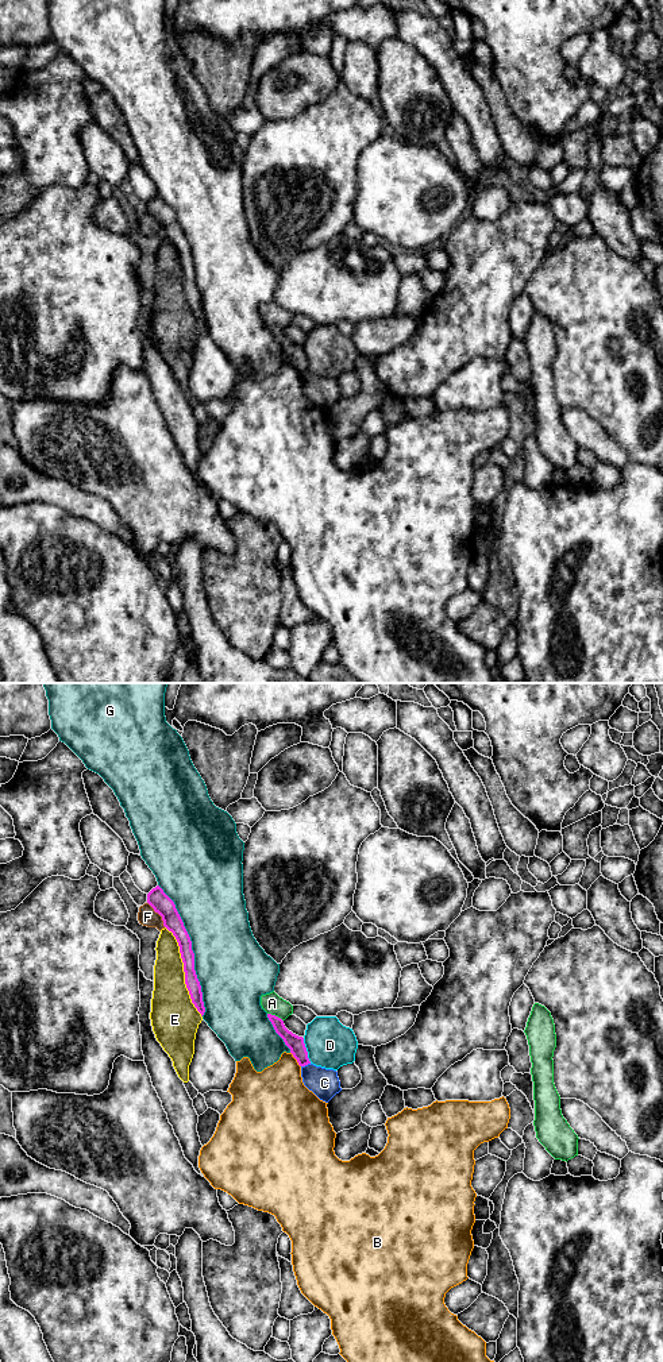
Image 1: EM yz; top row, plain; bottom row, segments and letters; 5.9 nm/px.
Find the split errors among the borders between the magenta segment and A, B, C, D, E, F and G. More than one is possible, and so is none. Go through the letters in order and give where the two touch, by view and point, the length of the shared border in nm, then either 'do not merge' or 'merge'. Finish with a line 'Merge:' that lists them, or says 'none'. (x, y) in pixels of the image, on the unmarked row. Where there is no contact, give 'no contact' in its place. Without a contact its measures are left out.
A: meets magenta in yz at (276, 325); contact 110 nm long; do not merge
B: meets magenta in yz at (296, 367); contact 110 nm long; do not merge
C: meets magenta in yz at (305, 373); contact 60 nm long; do not merge
D: meets magenta in yz at (305, 359); contact 160 nm long; do not merge
E: meets magenta in yz at (184, 280); contact 600 nm long; do not merge
F: meets magenta in yz at (158, 222); contact 190 nm long; do not merge
G: meets magenta in yz at (192, 259); contact 850 nm long; do not merge
Merge: none

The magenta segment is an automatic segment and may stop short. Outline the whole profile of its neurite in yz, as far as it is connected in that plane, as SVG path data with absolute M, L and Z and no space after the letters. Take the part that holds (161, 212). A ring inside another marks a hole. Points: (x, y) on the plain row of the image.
M159 194L147 202L147 212L162 225L163 235L173 242L178 251L181 267L184 271L185 293L192 312L203 325L205 316L203 310L201 294L194 279L194 262L192 259L192 250L176 217L176 213Z

